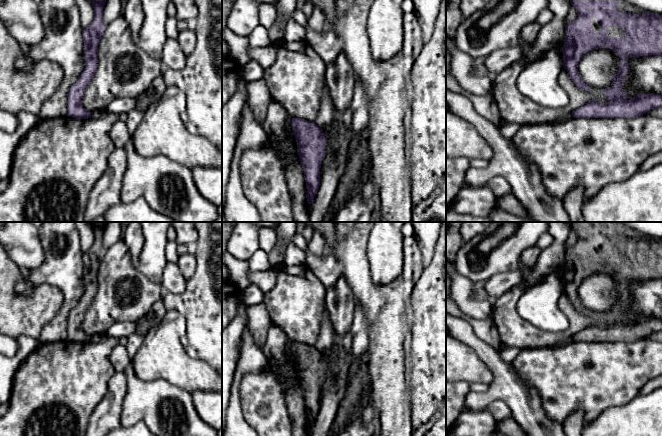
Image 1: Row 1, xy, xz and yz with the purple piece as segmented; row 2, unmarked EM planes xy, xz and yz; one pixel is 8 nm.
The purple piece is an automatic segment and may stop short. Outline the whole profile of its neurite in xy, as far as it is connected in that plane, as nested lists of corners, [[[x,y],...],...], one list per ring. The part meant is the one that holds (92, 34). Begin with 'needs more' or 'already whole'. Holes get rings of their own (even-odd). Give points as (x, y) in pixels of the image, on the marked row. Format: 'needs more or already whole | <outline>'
already whole | [[[89,0],[94,9],[94,19],[90,25],[83,28],[83,40],[84,40],[84,59],[85,68],[79,77],[78,81],[70,88],[68,93],[68,116],[79,119],[86,119],[91,117],[91,113],[83,108],[81,100],[83,98],[85,88],[93,78],[98,65],[98,45],[103,32],[106,29],[106,25],[102,21],[102,13],[106,0]]]

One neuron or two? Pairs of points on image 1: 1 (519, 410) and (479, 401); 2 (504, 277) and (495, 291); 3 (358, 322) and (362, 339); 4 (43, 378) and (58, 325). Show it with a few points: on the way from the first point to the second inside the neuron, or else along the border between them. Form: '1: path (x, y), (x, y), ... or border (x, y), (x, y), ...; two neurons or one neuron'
1: path (510, 400), (505, 395), (489, 395); one neuron
2: path (503, 280), (495, 288); one neuron
3: path (359, 326), (359, 335); one neuron
4: border (67, 339), (40, 343); two neurons

